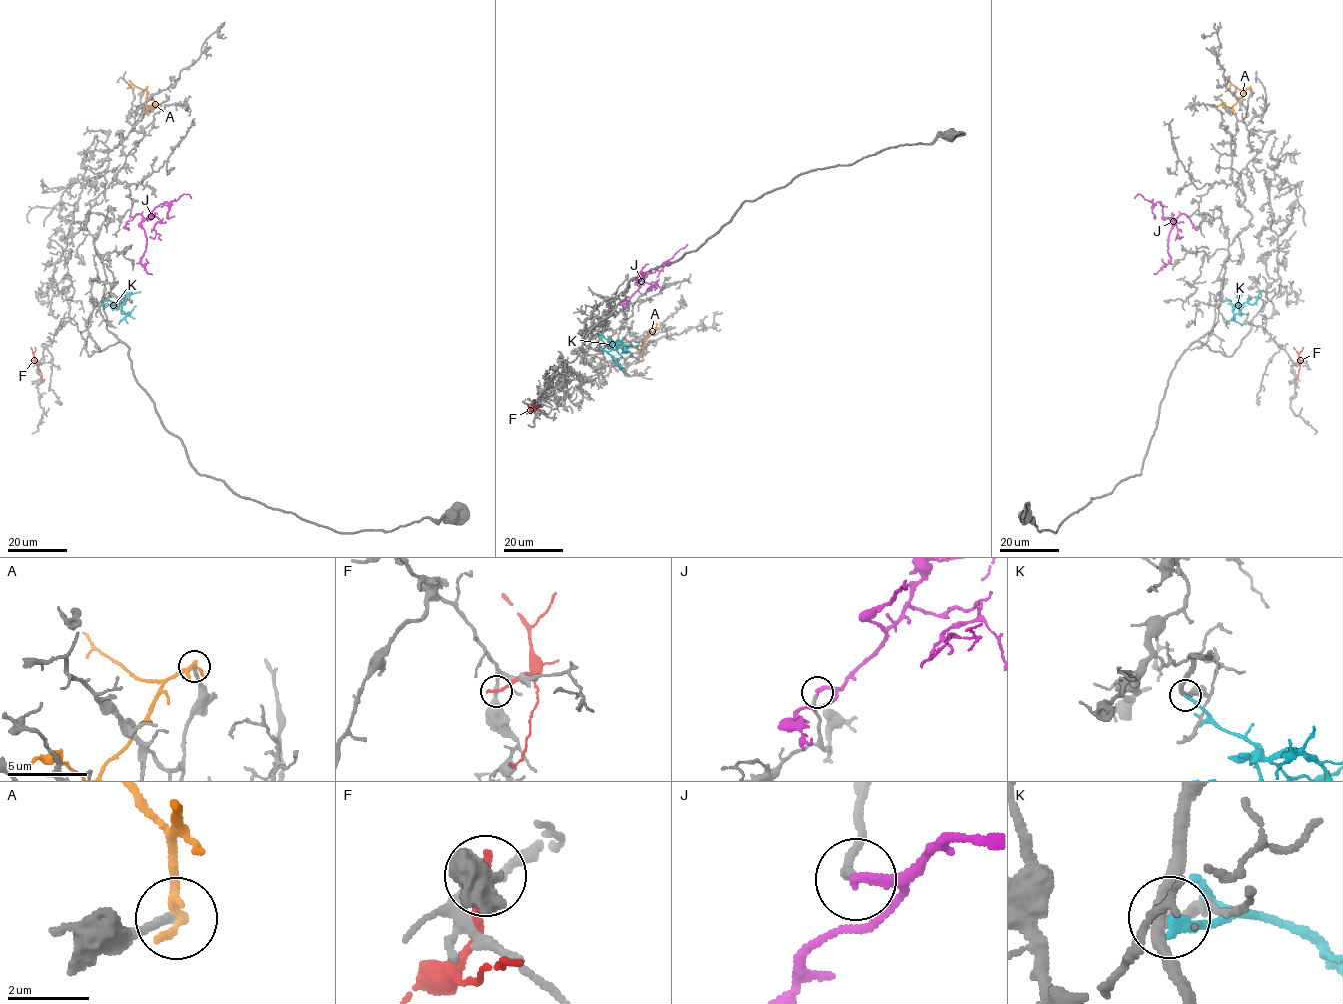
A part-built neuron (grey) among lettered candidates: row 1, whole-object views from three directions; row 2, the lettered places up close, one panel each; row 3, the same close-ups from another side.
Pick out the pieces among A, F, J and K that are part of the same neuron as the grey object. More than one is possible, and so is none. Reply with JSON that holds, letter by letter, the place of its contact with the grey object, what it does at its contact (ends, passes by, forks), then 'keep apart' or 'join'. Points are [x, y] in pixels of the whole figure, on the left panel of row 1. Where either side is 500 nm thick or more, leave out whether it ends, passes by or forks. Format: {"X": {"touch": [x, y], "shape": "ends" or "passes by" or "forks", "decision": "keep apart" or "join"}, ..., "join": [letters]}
{"A": {"touch": [147, 87], "shape": "ends", "decision": "keep apart"}, "F": {"touch": [38, 365], "shape": "ends", "decision": "keep apart"}, "J": {"touch": [130, 216], "shape": "ends", "decision": "join"}, "K": {"touch": [102, 300], "shape": "ends", "decision": "keep apart"}, "join": ["J"]}

